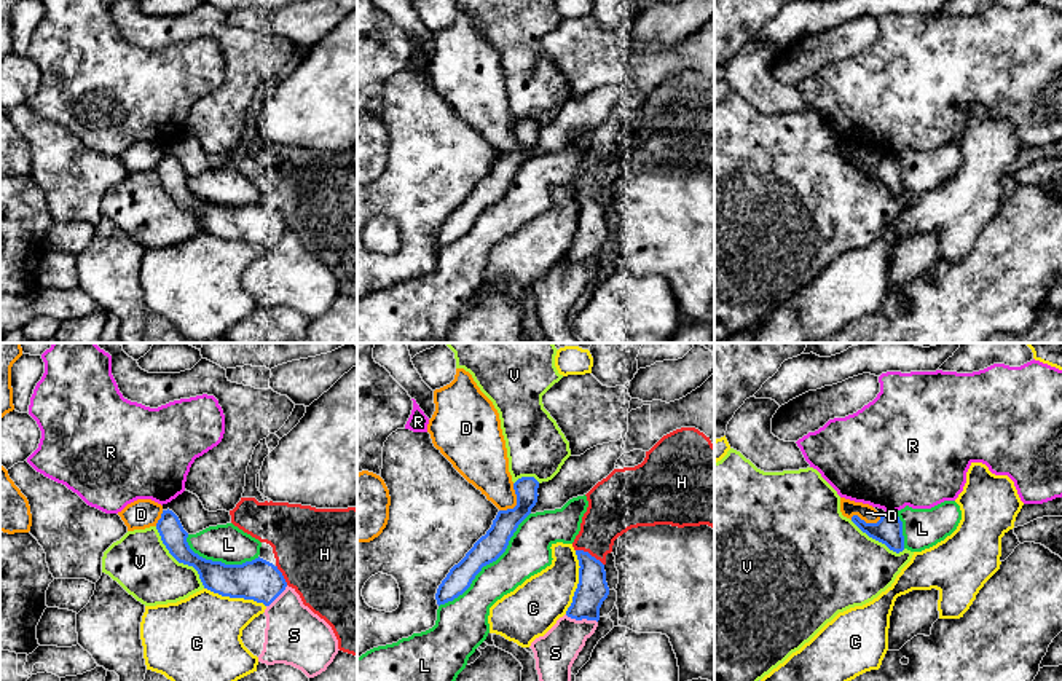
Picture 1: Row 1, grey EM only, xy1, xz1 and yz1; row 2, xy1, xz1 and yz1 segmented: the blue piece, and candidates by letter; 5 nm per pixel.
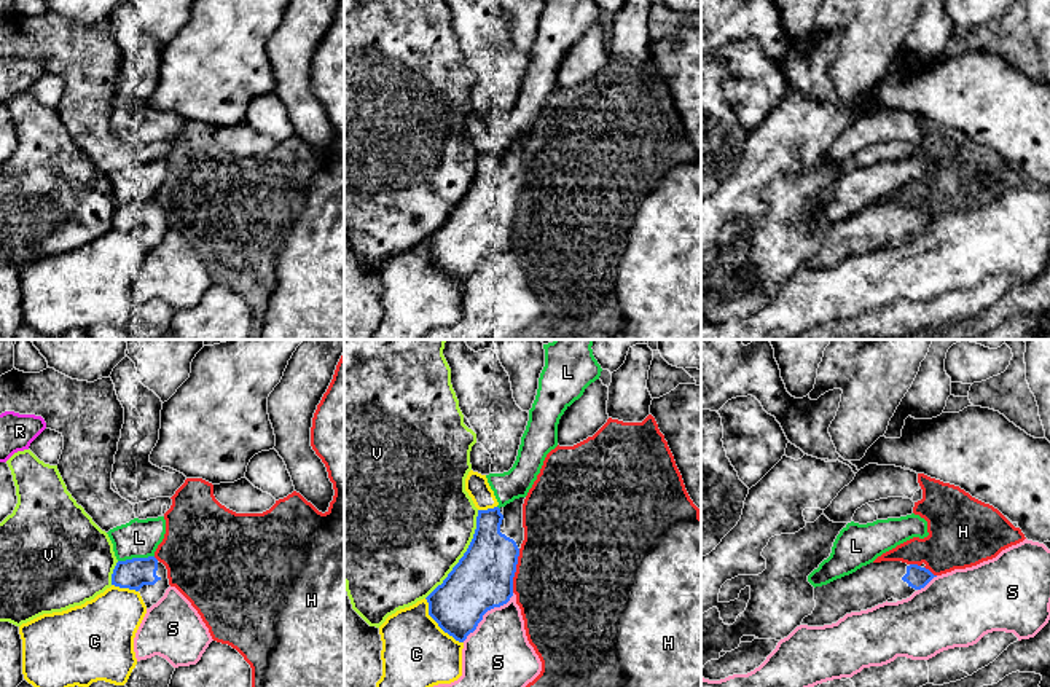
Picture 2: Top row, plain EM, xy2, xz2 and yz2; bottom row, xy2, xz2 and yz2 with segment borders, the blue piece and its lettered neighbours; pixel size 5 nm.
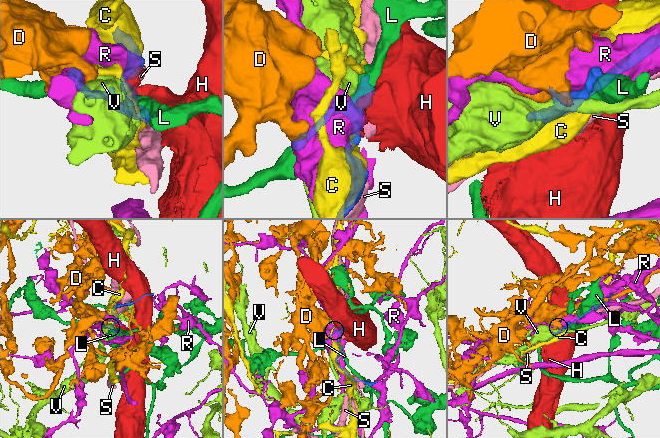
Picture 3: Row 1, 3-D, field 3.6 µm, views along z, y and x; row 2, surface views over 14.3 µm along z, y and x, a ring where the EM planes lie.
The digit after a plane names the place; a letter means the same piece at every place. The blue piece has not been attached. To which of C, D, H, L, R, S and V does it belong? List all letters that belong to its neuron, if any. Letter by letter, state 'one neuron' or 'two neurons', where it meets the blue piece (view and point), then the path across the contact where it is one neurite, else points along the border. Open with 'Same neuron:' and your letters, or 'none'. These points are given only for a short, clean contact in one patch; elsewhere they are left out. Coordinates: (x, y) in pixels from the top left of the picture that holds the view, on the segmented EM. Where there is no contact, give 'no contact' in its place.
Same neuron: none
C: two neurons; contact xz1 (579, 582)
D: two neurons; contact xz1 (517, 503); border xz1 (514, 484), (515, 504), (499, 511)
H: two neurons; contact xz2 (515, 571)
L: two neurons; contact xz1 (488, 563)
R: two neurons; contact yz1 (890, 512)
S: two neurons; contact xz2 (486, 611)
V: two neurons; contact xz2 (464, 555)

